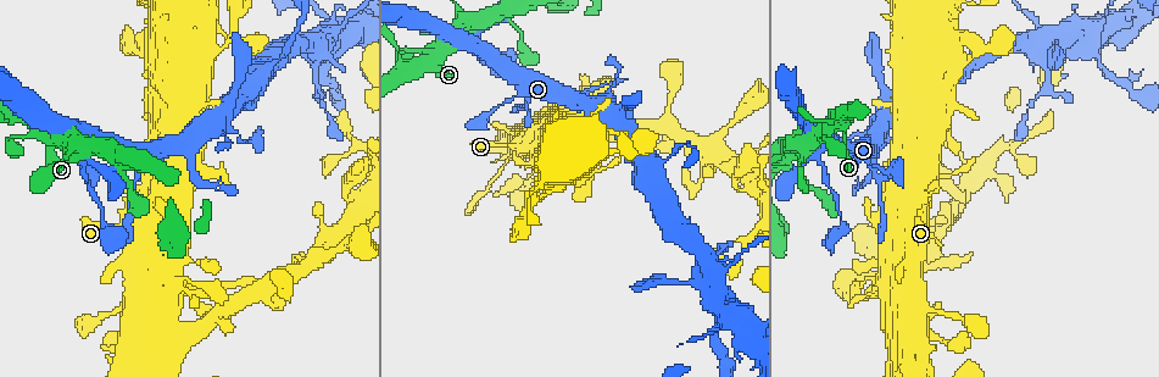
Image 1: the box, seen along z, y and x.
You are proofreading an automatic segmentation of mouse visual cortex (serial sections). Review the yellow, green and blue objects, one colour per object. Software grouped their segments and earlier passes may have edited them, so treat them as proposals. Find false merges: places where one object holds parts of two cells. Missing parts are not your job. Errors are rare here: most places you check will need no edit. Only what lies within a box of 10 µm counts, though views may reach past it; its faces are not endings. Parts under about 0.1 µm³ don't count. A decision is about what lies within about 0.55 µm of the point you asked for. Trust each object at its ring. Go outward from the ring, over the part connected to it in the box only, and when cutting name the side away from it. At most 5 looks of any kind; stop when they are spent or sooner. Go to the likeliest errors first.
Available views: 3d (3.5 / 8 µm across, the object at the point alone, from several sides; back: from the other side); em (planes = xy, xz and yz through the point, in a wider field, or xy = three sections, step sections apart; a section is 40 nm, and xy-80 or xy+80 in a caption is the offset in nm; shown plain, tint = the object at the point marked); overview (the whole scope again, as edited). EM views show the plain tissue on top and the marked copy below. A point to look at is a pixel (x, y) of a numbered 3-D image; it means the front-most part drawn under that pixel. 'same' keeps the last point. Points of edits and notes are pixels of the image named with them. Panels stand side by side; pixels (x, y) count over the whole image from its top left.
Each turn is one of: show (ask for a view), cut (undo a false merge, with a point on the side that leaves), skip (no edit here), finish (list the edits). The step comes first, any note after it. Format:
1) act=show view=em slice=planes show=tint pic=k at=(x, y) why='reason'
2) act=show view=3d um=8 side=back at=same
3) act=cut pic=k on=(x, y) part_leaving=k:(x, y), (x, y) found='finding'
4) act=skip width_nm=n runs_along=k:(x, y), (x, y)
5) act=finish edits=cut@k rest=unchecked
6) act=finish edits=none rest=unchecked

act=show view=3d um=3.5 pic=1 at=(706, 149) why='side arm on a straight run'

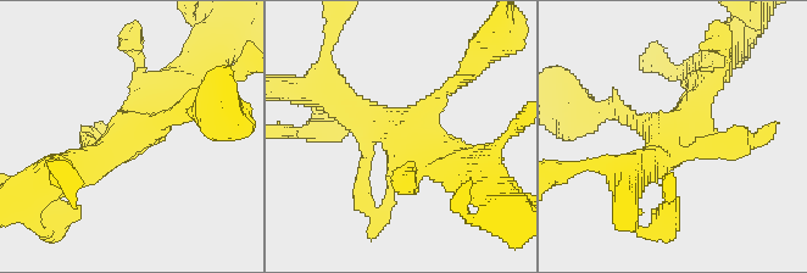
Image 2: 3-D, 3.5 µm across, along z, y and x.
act=show view=em slice=xy step=2 show=tint pic=2 at=(670, 134) why='shape alone is not enough'

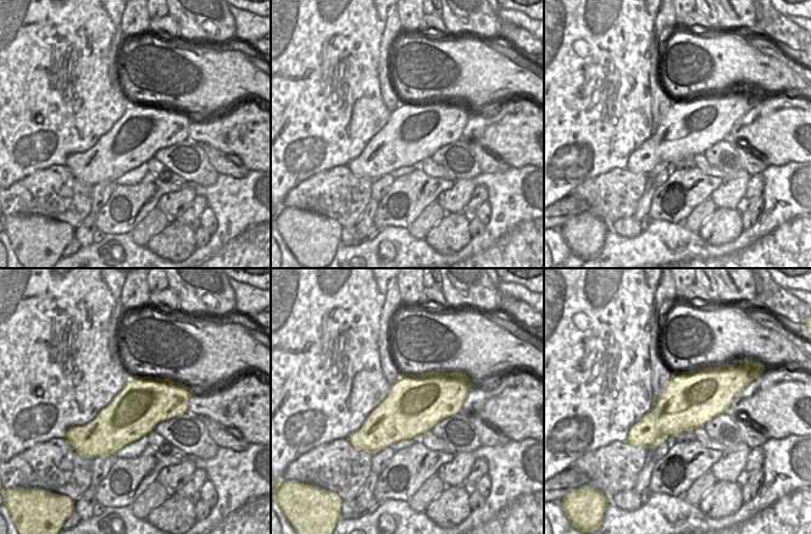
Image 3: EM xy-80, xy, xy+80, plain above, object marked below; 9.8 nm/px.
act=skip runs_along=2:(65, 171), (106, 156), (182, 82) found='one cell here'

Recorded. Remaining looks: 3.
act=show view=3d um=3.5 pic=1 at=(659, 163)

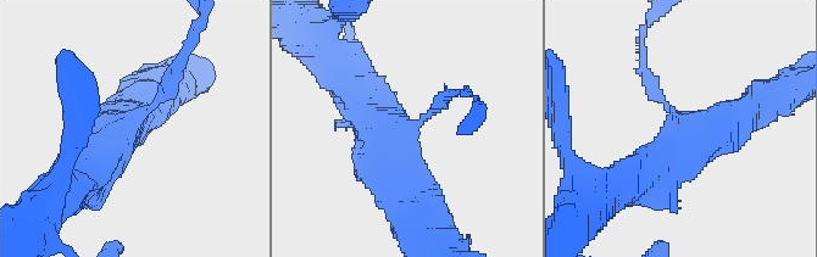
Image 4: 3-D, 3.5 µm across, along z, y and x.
act=show view=em slice=xy step=5 show=tint pic=4 at=(676, 124) arms=3 arm_widths_nm=150,500,600 why='shape alone is not enough'

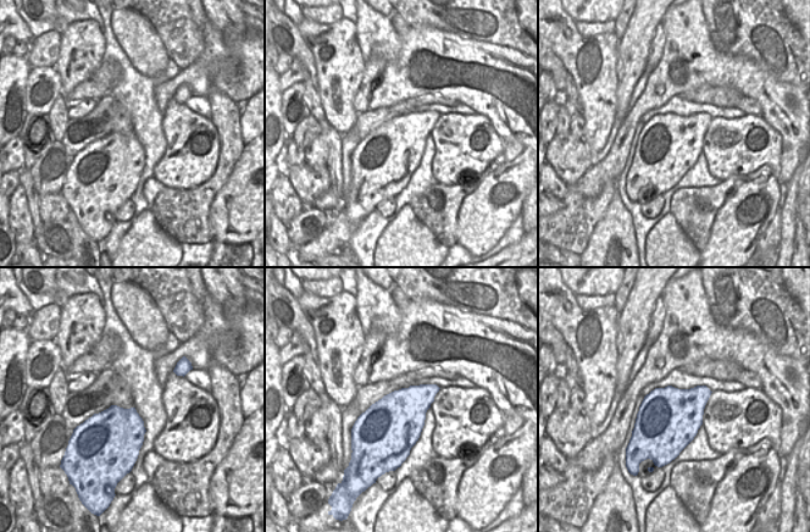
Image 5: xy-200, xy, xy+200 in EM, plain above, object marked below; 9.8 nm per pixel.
act=show view=em slice=xy step=1 show=tint at=same

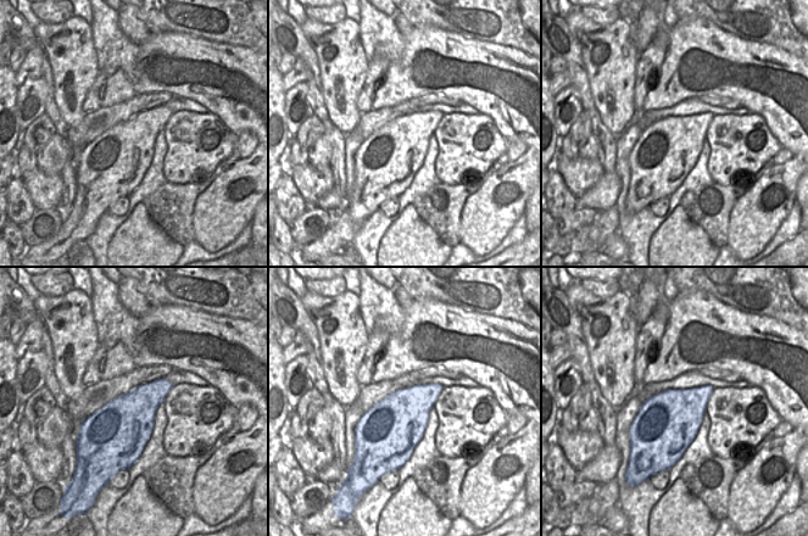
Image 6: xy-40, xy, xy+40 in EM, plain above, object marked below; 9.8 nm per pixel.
act=skip runs_along=4:(633, 179), (755, 107) found='one cell here'

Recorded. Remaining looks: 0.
act=finish edits=none rest=unchecked

